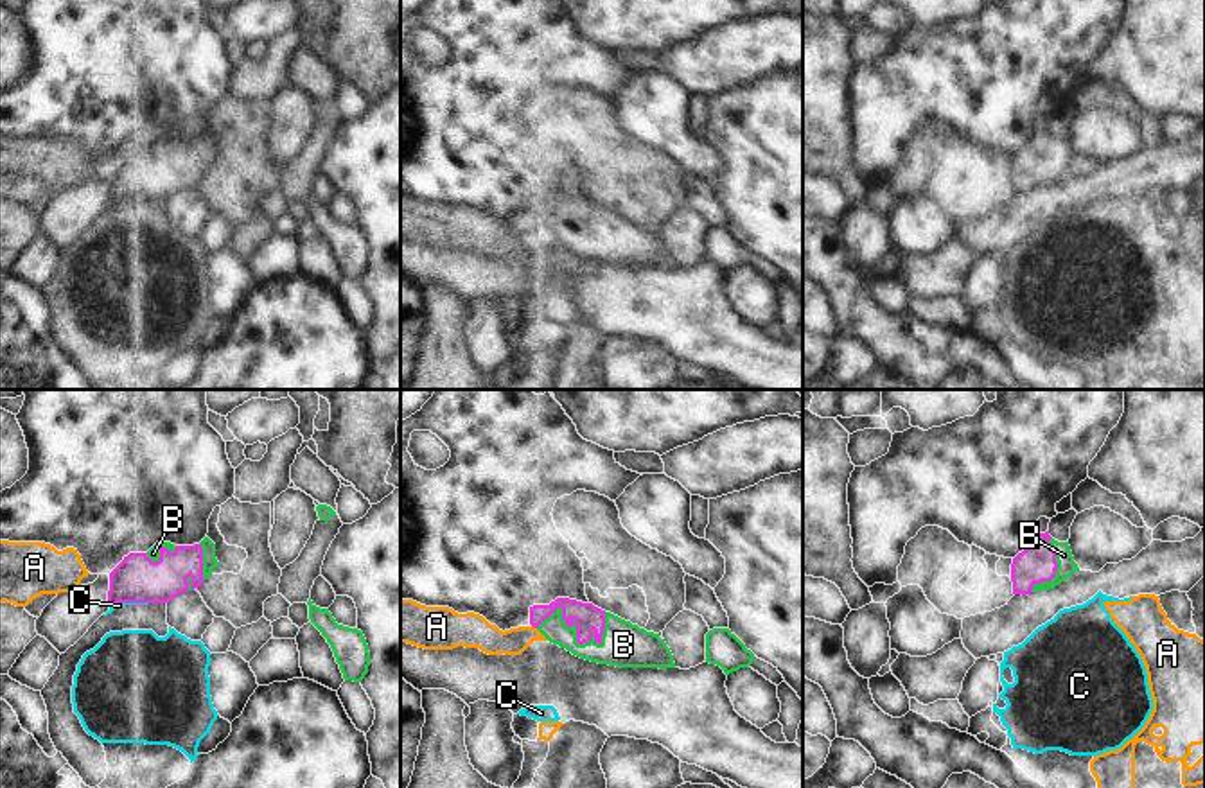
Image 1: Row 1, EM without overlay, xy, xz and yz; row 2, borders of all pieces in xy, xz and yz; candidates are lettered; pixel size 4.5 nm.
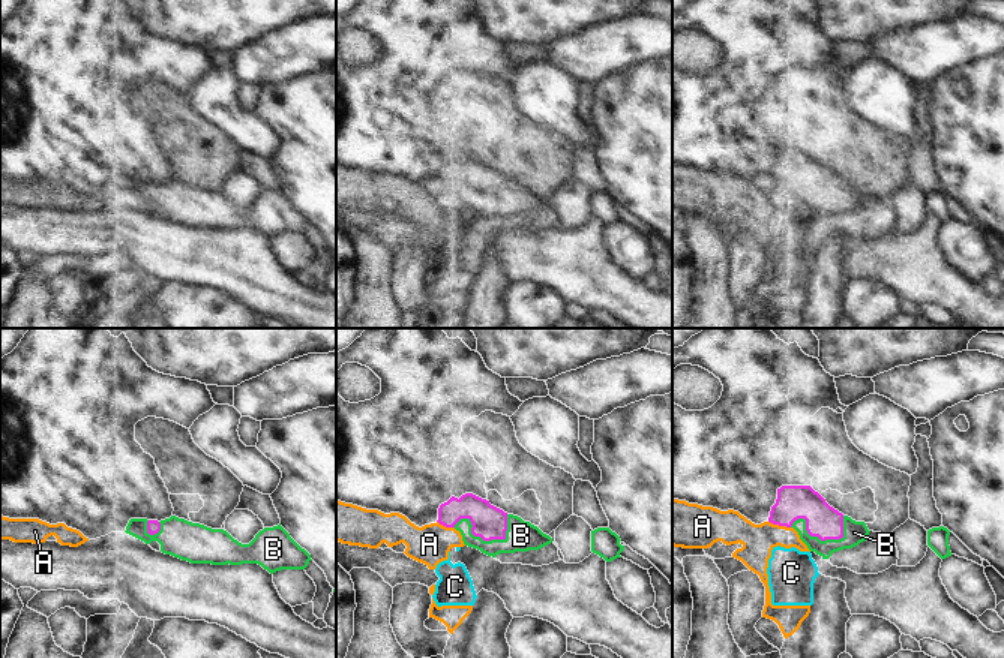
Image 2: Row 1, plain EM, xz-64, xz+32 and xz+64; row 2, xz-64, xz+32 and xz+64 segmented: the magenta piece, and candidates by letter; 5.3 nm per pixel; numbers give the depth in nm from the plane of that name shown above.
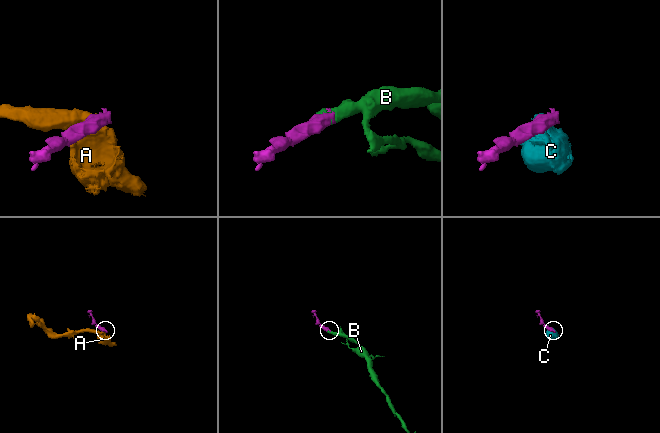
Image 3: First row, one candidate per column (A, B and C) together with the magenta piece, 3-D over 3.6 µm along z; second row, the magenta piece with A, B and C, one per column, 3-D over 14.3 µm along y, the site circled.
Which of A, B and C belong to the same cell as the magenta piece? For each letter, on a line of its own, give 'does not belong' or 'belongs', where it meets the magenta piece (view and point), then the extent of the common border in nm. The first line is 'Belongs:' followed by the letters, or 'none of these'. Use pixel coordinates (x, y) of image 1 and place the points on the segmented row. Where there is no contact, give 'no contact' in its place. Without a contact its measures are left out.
Belongs: B
A: does not belong | xz (534, 627) | 30 nm
B: belongs | xz (577, 636) | 320 nm
C: does not belong | xy (128, 602) | 180 nm

